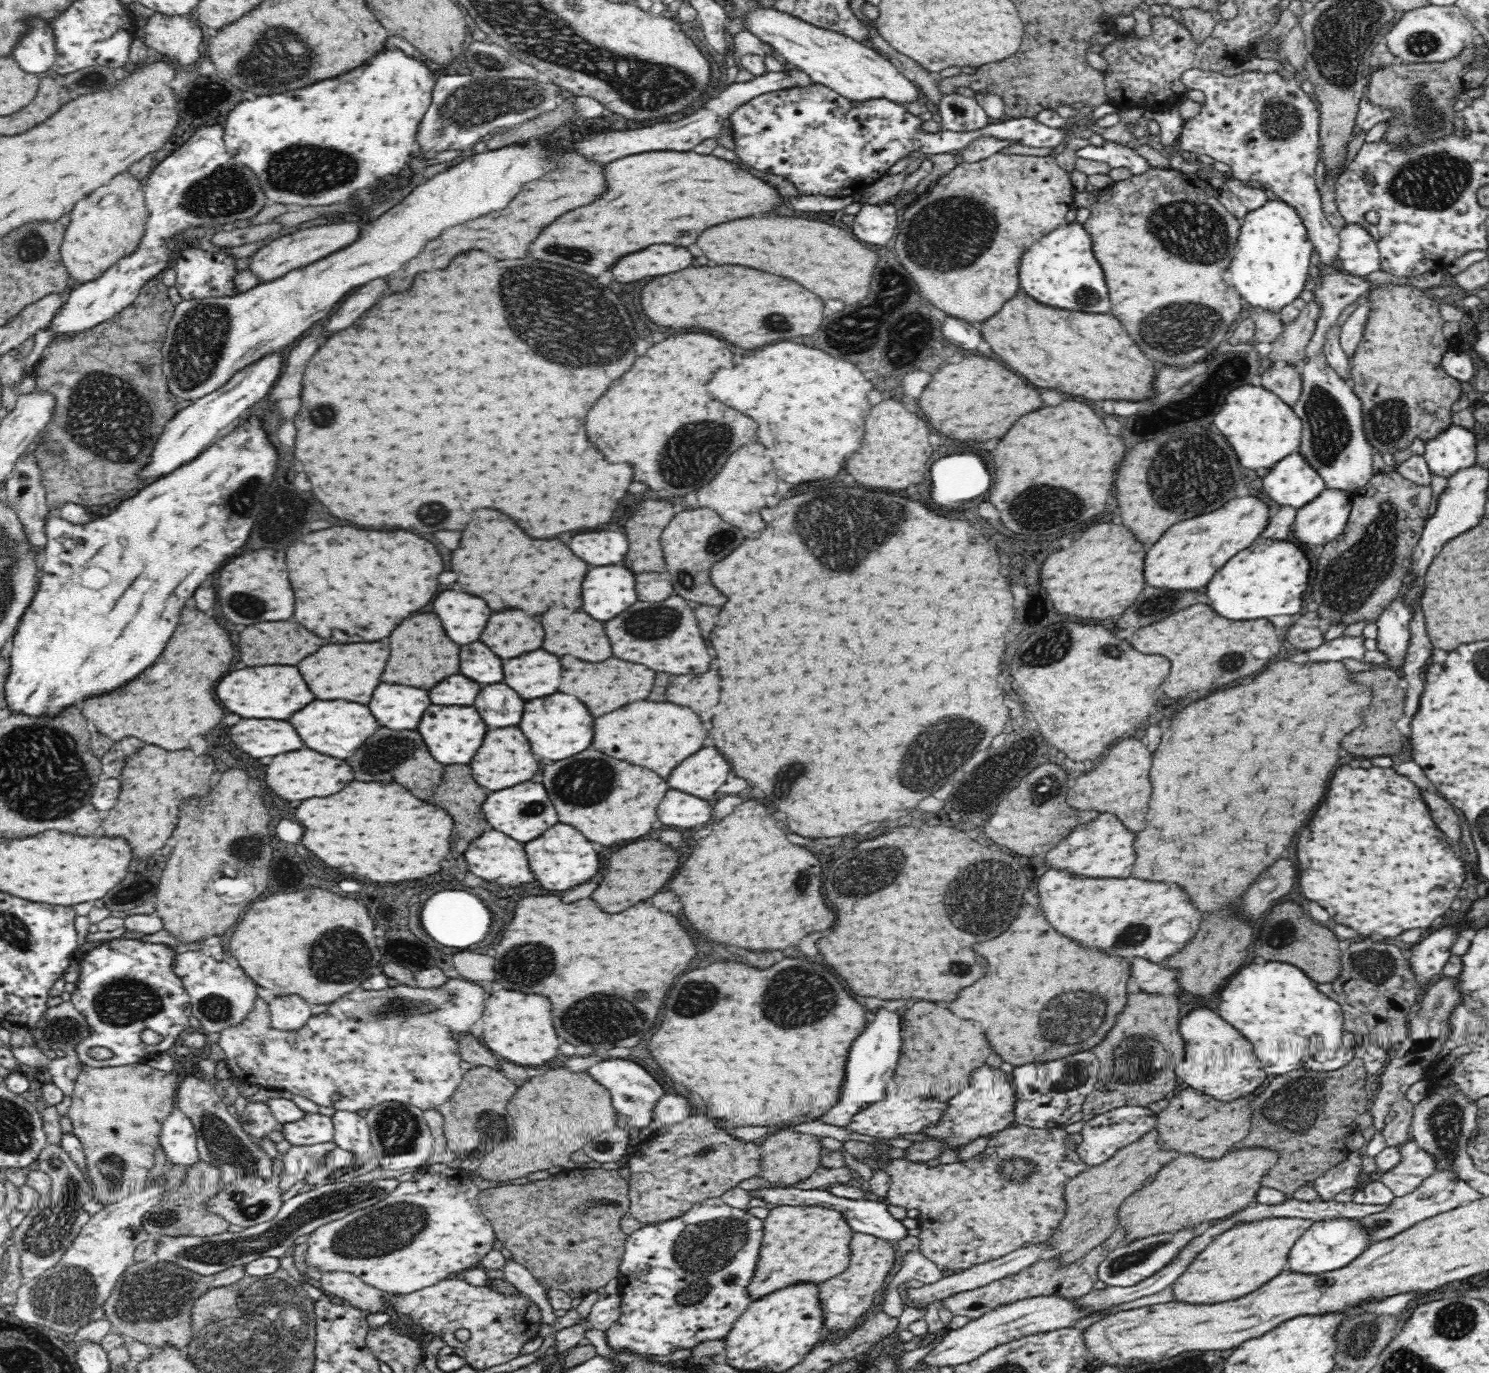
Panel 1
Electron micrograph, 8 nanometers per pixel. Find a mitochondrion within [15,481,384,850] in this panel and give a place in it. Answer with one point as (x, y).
(241, 605)

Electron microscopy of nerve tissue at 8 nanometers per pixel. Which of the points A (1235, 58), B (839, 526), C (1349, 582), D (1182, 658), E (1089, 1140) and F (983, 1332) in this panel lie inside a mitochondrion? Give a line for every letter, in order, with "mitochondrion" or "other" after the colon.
A: other
B: mitochondrion
C: mitochondrion
D: other
E: other
F: other

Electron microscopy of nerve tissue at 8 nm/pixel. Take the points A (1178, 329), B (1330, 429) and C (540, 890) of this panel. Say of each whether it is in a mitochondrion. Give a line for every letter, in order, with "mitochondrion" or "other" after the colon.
A: mitochondrion
B: mitochondrion
C: other

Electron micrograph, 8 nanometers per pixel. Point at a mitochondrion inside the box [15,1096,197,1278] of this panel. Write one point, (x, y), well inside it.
(58, 1220)

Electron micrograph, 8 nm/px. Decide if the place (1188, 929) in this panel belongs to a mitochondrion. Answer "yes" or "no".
no

